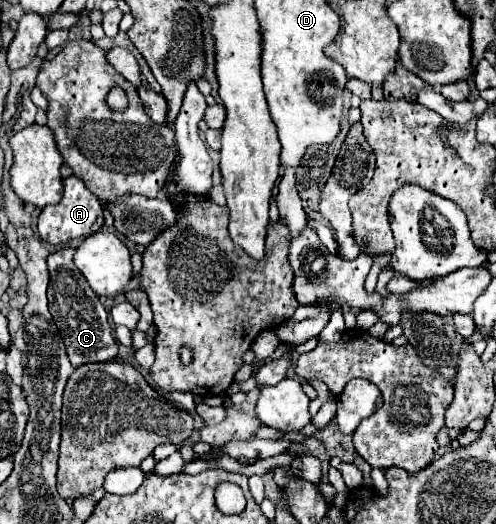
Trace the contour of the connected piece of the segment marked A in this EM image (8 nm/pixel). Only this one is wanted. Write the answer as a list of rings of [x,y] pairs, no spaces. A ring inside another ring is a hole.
[[[68,177],[68,179],[64,179],[64,197],[60,199],[60,203],[48,205],[42,209],[42,213],[38,217],[38,233],[40,233],[42,241],[52,243],[52,245],[88,237],[88,235],[94,235],[104,225],[102,213],[104,213],[104,207],[100,203],[100,199],[94,197],[94,193],[90,193],[86,189],[84,181],[78,177]]]

